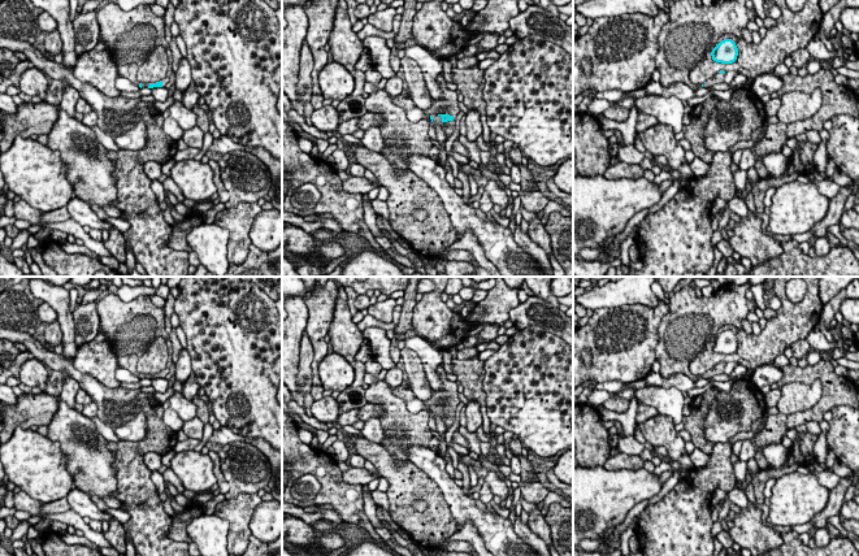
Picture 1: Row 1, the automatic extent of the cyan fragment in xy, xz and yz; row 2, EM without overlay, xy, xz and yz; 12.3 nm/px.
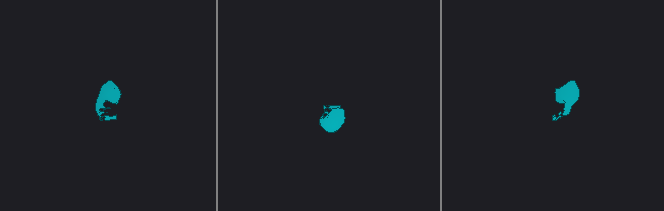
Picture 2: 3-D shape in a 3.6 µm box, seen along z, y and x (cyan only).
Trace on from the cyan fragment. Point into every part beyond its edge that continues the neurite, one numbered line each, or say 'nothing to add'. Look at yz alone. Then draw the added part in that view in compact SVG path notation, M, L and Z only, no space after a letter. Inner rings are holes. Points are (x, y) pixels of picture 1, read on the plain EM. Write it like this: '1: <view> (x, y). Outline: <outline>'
1: yz (692, 322). Outline: M726 282L708 297L698 297L689 284L673 292L667 300L668 313L658 330L655 356L660 364L660 374L668 378L682 373L697 382L700 375L690 372L691 360L711 346L720 327L732 325L742 329L747 314L755 313L756 301L746 297L750 288L749 282Z

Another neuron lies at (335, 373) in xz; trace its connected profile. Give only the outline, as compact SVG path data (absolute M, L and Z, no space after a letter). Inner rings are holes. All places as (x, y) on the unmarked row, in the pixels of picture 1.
M333 352L318 364L324 390L343 391L352 385L355 369L344 357Z

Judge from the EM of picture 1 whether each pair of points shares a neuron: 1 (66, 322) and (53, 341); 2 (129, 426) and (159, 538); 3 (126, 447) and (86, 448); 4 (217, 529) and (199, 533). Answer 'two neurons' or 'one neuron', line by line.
1: two neurons
2: two neurons
3: two neurons
4: one neuron

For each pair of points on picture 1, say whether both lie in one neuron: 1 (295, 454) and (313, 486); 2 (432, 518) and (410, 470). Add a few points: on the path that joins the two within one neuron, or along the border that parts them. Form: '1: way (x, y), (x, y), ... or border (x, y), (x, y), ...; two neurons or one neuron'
1: border (309, 472), (303, 474); two neurons
2: way (432, 507), (432, 498), (416, 482); one neuron

